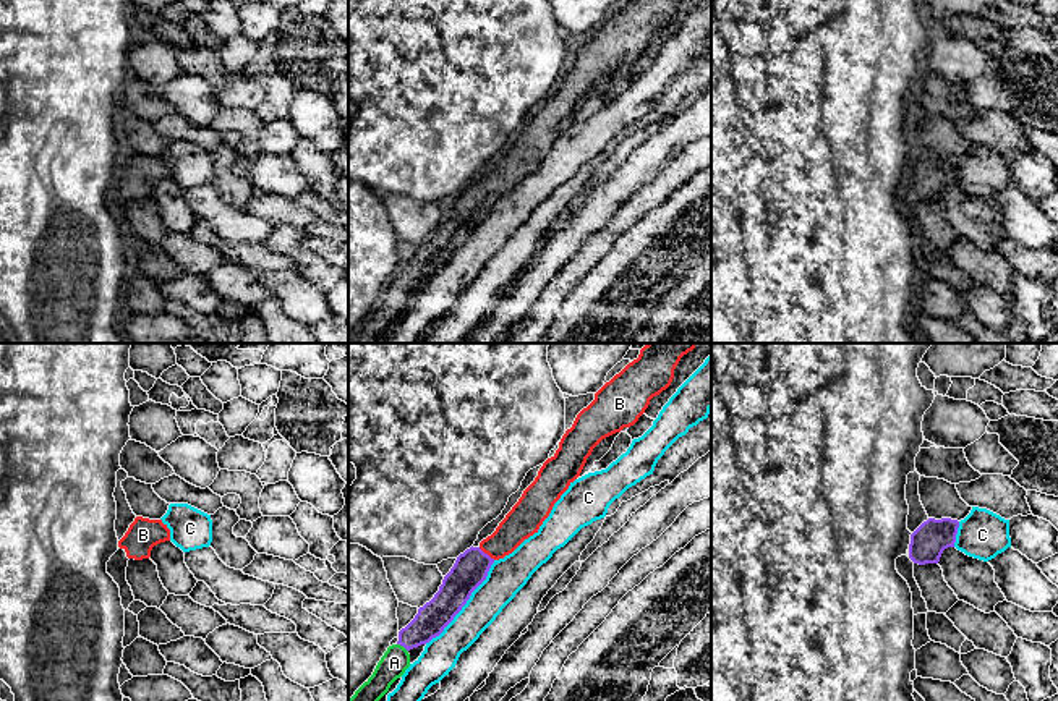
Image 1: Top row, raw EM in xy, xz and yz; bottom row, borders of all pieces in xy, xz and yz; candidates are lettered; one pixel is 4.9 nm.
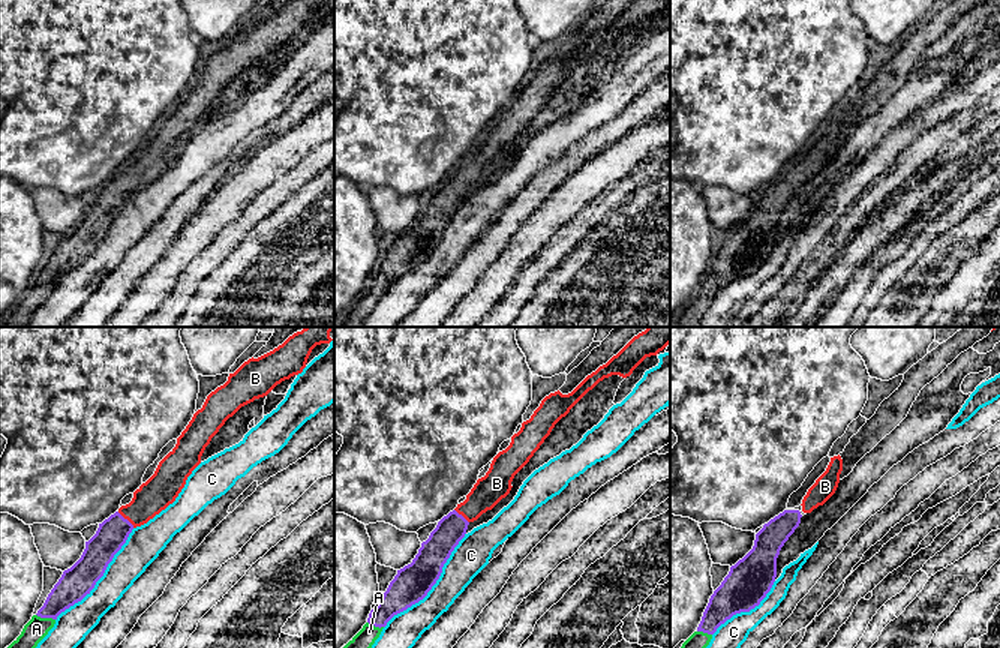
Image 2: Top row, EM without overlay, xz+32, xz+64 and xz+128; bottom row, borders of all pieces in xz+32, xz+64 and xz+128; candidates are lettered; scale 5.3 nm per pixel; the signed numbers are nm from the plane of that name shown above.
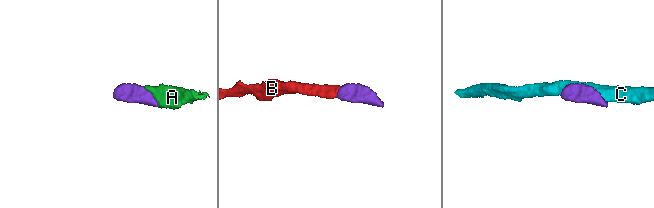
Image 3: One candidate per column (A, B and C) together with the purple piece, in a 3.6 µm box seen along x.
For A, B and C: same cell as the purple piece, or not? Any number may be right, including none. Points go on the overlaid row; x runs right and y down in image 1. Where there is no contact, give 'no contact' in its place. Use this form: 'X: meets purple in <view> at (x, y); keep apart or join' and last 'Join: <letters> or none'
A: meets purple in xz at (402, 645); join
B: meets purple in xz at (486, 554); join
C: meets purple in xz at (465, 603); keep apart
Join: A, B

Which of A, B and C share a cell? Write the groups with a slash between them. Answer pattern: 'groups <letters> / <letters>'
groups A B / C

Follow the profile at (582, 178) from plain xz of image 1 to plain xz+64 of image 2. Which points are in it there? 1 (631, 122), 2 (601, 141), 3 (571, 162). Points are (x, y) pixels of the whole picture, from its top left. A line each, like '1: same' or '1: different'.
1: same
2: same
3: same

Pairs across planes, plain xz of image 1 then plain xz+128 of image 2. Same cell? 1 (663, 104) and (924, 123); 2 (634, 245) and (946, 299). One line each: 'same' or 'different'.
1: different
2: different

